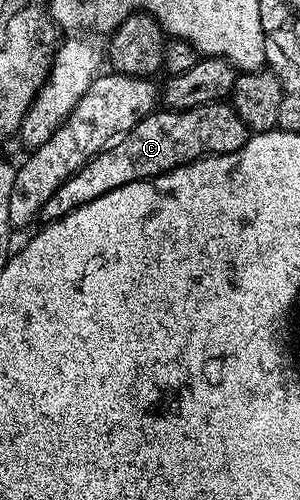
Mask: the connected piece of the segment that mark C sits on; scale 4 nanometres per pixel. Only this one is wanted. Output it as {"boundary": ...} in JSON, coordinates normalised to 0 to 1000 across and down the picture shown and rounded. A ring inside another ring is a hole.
{"boundary":[[[750,202],[680,208],[623,220],[530,218],[523,224],[497,228],[480,240],[467,240],[467,248],[440,254],[377,292],[357,292],[300,322],[283,324],[237,356],[213,360],[213,368],[200,368],[200,376],[187,376],[187,384],[173,384],[160,408],[147,408],[147,416],[133,416],[127,436],[143,446],[183,444],[227,432],[227,424],[347,392],[347,384],[373,384],[373,376],[400,376],[413,368],[463,364],[483,356],[517,356],[527,348],[553,348],[567,340],[620,332],[630,324],[650,324],[660,316],[707,308],[787,304],[800,296],[813,296],[823,274],[827,262],[813,240],[800,240],[777,210],[757,208]]]}

